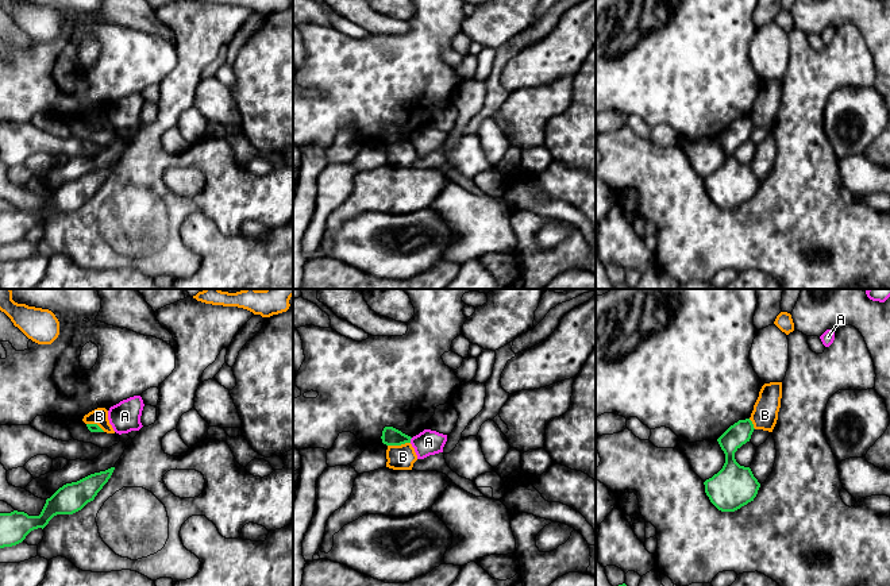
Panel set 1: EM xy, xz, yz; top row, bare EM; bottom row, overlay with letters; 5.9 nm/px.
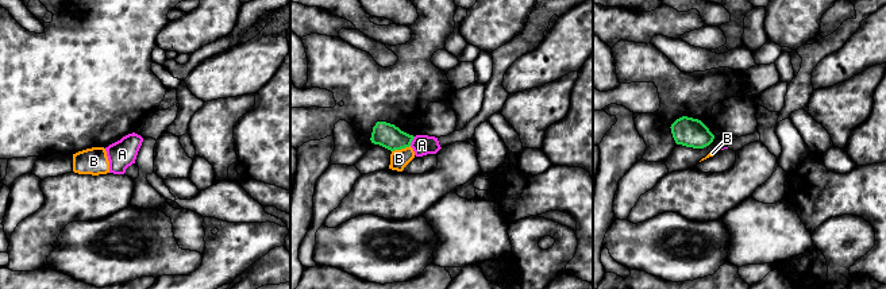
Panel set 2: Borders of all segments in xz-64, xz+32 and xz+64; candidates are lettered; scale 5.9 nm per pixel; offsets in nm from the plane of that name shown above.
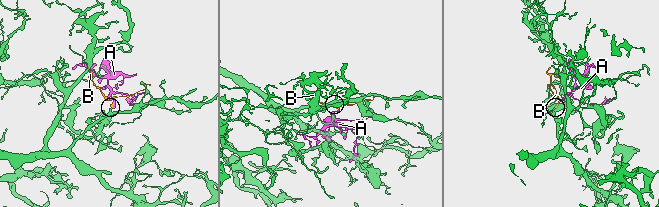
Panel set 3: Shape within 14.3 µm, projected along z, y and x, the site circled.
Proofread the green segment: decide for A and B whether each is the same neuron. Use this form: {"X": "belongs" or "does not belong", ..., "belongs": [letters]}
{"A": "does not belong", "B": "does not belong", "belongs": []}

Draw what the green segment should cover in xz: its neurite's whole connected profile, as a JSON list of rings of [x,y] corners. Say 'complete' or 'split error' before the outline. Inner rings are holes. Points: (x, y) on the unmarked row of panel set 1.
complete; [[[385,124],[381,136],[386,143],[401,143],[405,140],[411,140],[412,135],[393,124]]]

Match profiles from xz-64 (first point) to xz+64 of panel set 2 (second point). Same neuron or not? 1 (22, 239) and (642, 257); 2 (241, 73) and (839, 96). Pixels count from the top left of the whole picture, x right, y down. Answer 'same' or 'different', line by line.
1: different
2: different

